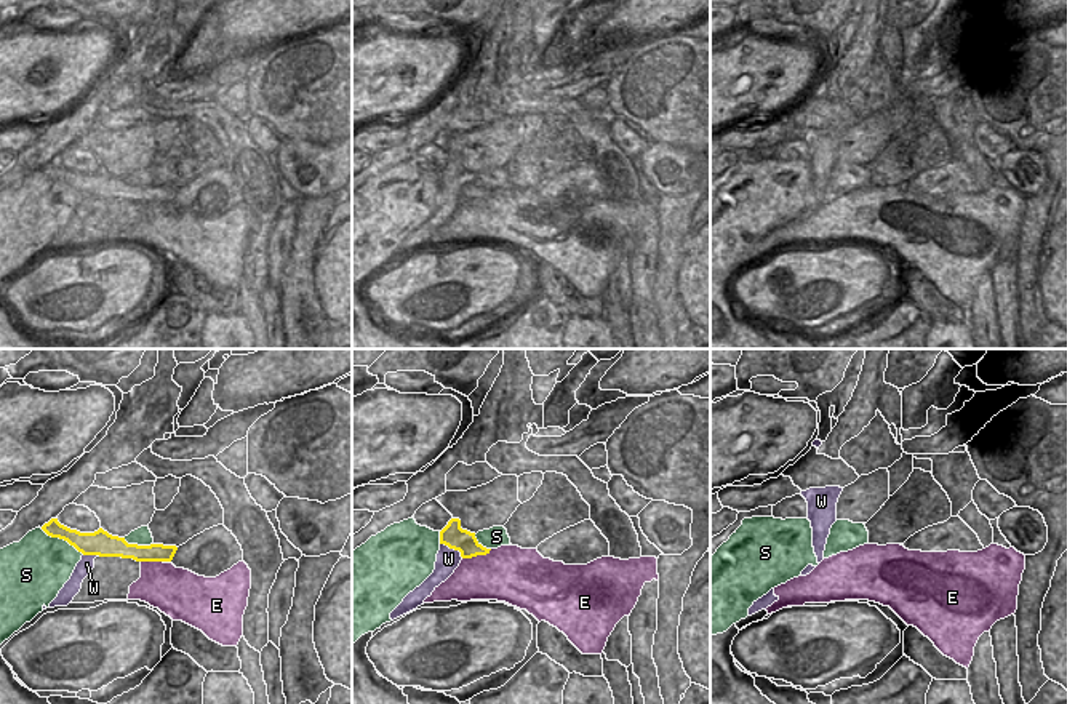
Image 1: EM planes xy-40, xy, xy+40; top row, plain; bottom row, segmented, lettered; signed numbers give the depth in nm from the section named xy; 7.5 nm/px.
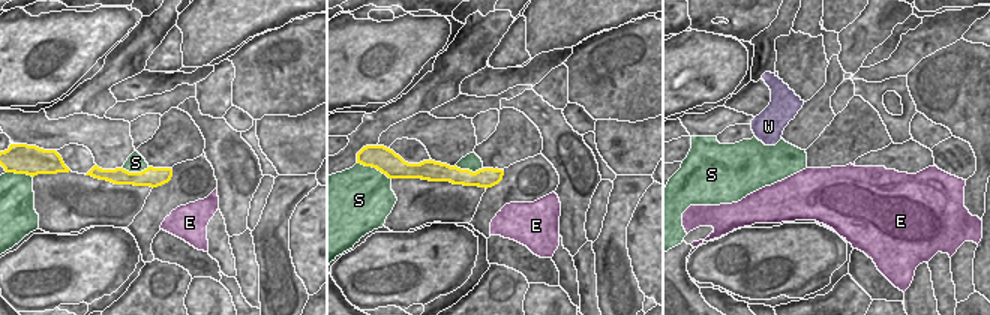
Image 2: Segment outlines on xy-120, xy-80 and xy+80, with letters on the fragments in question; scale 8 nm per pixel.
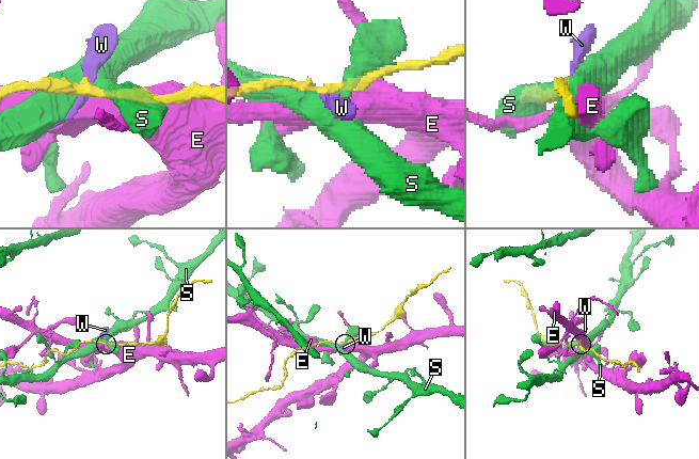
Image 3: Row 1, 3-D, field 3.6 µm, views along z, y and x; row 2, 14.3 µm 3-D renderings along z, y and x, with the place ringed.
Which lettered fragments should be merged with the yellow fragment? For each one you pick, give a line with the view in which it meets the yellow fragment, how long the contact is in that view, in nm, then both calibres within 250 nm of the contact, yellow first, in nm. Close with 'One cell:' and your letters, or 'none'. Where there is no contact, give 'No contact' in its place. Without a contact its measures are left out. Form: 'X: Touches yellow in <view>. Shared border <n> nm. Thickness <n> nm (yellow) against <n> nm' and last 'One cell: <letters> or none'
One cell: none

